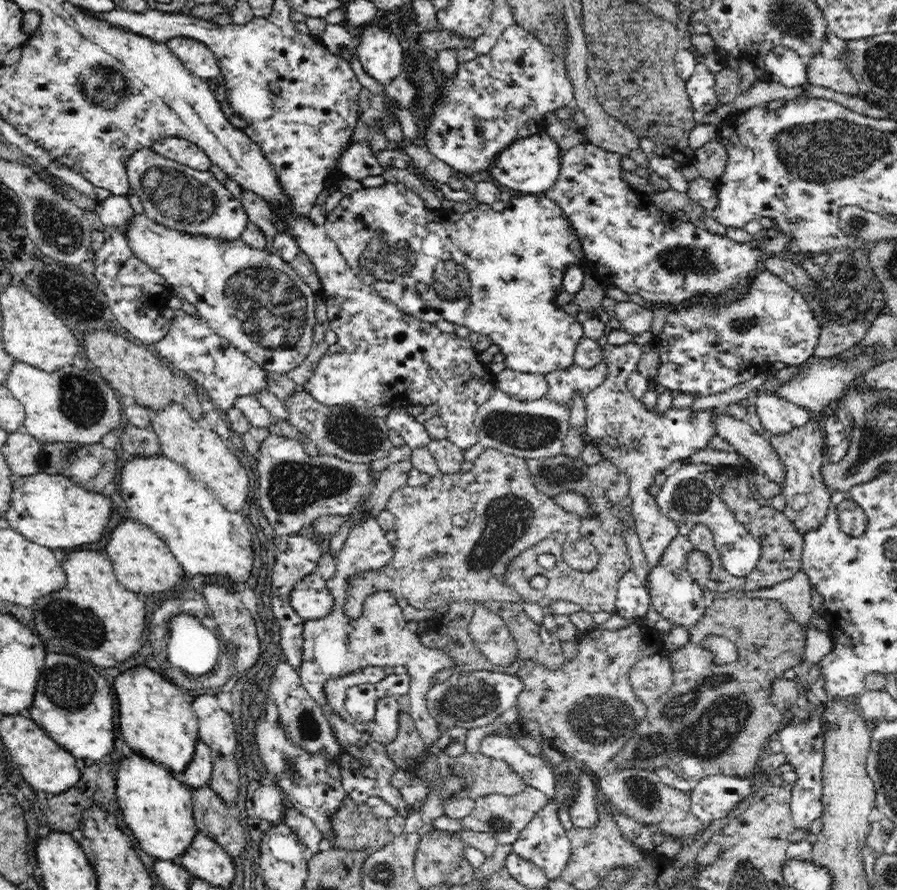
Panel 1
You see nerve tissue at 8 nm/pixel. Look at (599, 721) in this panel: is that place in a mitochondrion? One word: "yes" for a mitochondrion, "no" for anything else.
yes

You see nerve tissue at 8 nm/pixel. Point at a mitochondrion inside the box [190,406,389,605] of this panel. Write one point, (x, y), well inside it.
(292, 486)

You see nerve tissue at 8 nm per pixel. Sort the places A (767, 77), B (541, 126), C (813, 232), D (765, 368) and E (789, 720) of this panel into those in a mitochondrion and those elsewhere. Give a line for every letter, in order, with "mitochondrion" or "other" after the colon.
A: other
B: other
C: other
D: other
E: other

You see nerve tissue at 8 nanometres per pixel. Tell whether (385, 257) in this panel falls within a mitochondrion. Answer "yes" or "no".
yes

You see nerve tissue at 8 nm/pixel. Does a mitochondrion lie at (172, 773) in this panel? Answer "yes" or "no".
no

